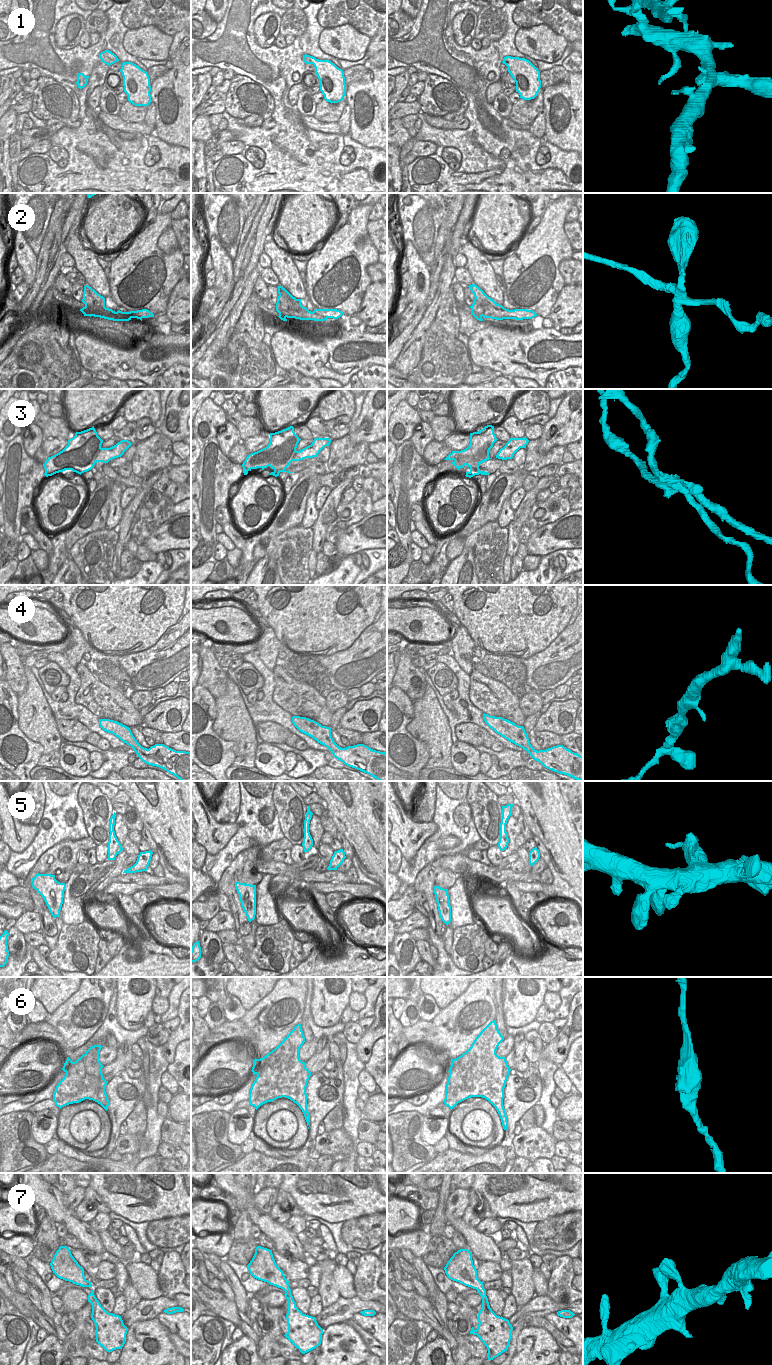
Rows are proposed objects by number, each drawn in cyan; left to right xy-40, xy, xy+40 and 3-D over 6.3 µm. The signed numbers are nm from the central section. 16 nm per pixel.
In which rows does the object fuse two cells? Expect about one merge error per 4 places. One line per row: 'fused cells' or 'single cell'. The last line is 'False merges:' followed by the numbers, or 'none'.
1: single cell
2: fused cells
3: fused cells
4: single cell
5: single cell
6: fused cells
7: single cell
False merges: 2, 3, 6

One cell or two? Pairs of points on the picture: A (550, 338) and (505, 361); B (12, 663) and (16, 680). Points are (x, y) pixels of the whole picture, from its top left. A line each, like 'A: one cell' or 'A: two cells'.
A: one cell
B: one cell

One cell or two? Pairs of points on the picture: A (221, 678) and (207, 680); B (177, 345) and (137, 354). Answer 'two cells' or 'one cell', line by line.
A: one cell
B: one cell

